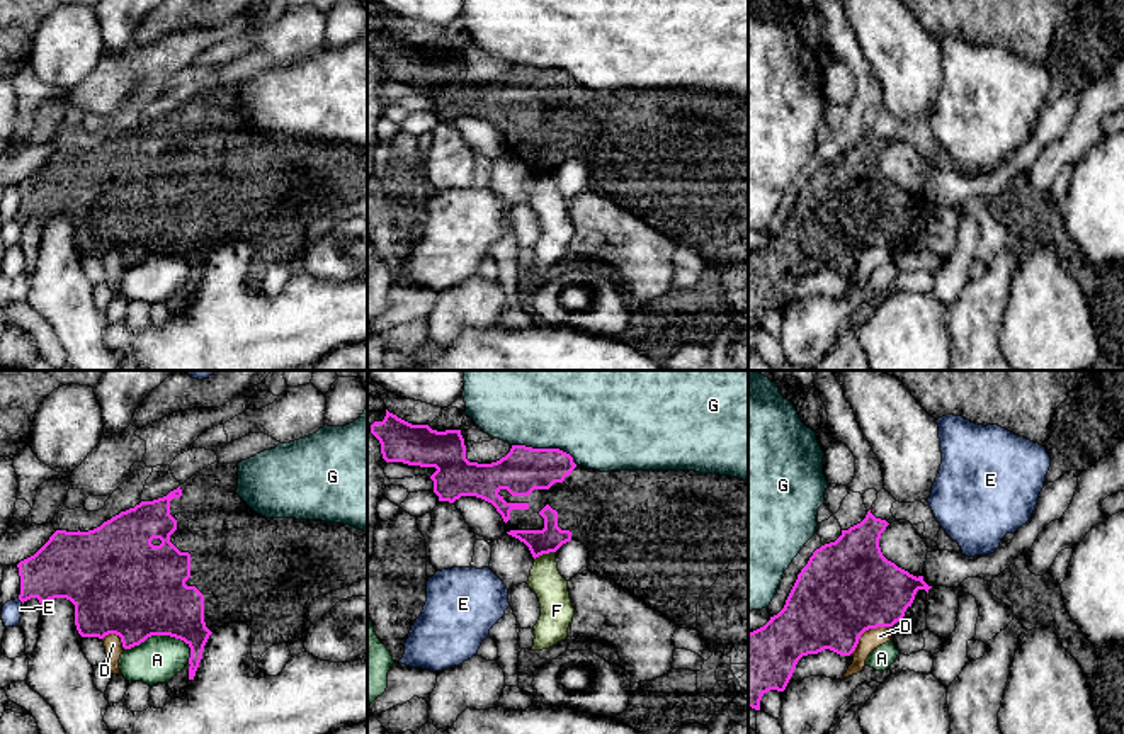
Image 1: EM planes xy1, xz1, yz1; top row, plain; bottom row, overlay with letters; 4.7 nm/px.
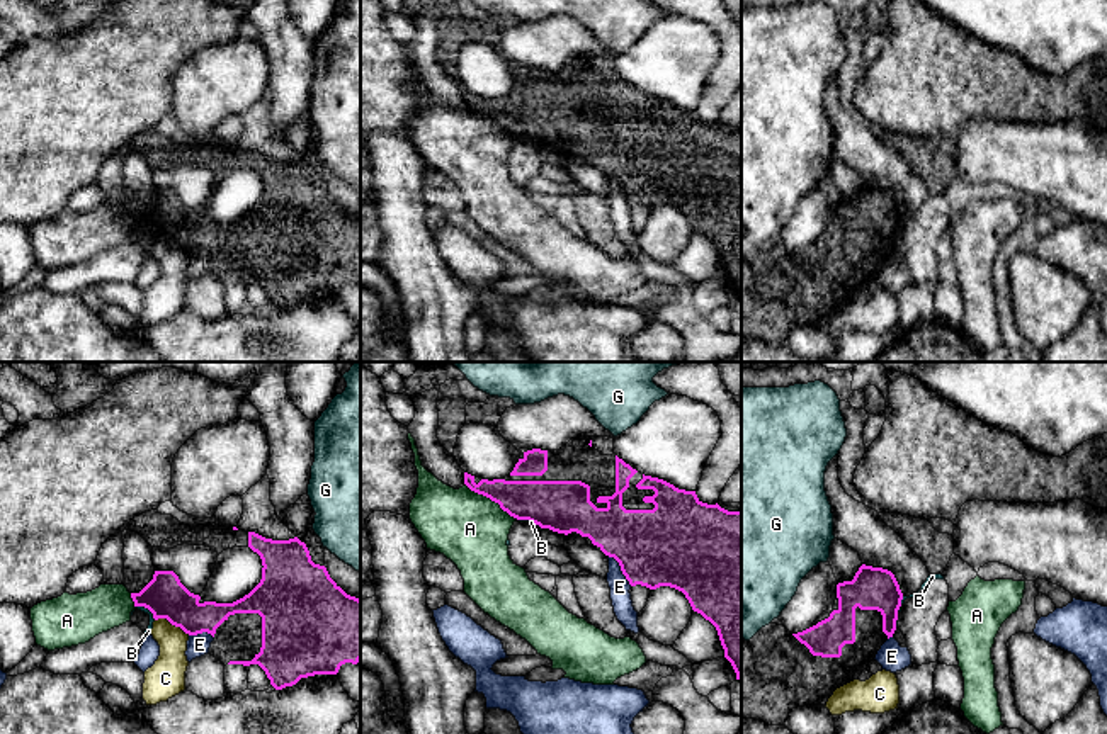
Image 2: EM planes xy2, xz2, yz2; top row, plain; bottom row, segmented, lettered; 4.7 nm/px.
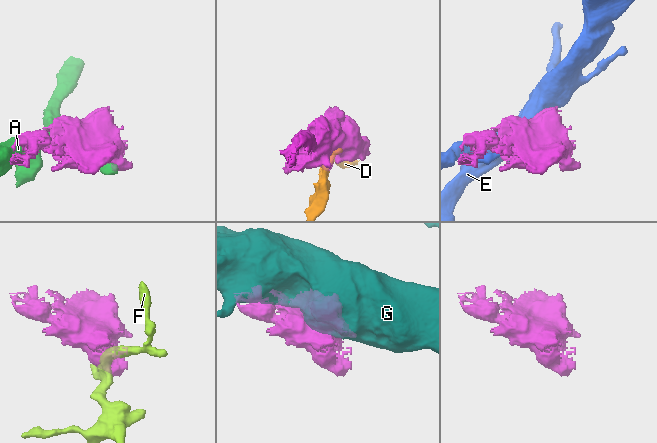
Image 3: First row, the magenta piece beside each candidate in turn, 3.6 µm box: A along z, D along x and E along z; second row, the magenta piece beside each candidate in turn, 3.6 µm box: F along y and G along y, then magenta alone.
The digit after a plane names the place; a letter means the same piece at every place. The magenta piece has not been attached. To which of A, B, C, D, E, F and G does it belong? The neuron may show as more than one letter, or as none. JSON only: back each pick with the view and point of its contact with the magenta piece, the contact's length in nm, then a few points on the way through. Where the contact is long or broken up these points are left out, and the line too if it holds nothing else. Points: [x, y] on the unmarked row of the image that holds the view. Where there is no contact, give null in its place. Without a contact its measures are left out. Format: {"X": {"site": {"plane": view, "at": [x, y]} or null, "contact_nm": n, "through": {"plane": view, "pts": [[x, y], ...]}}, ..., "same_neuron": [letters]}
{"same_neuron": []}

